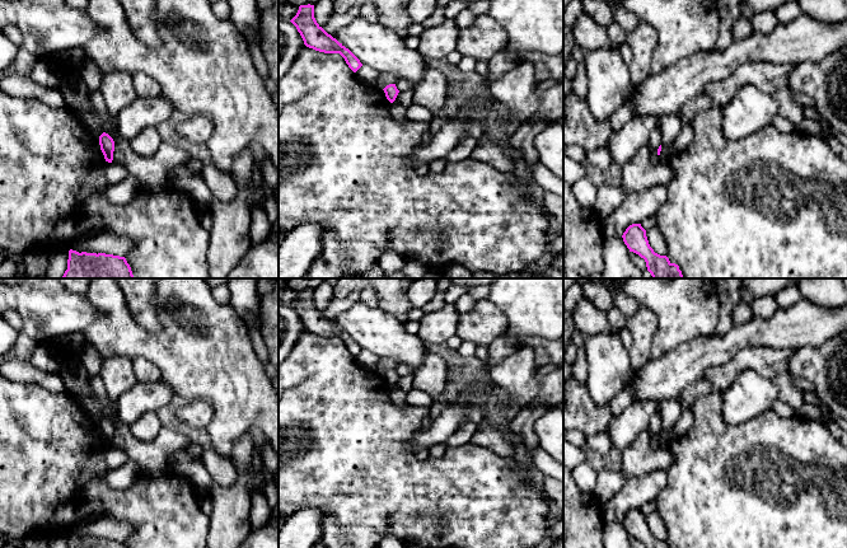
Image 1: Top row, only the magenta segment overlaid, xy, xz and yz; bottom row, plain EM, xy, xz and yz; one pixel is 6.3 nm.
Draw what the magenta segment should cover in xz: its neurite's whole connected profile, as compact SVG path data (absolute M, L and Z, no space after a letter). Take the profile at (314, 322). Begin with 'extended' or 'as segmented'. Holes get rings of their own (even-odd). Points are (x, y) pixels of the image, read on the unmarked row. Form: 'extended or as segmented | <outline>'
as segmented | M300 290L296 300L290 306L296 312L306 332L324 338L340 338L354 357L362 351L348 333L317 308L314 290Z

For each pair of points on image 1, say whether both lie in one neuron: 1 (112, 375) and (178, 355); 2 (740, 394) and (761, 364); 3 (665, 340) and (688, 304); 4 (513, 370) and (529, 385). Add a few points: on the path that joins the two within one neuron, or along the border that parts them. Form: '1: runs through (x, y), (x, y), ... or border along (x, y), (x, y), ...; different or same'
1: border along (103, 357), (125, 356), (131, 360); different
2: border along (771, 378), (743, 370), (729, 388); different
3: runs through (673, 331), (684, 313); same
4: runs through (516, 374), (525, 383); same

